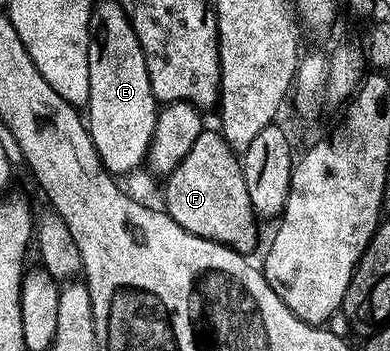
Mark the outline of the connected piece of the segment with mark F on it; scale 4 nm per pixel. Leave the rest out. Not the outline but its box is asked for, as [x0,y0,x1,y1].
[163,128,259,256]

